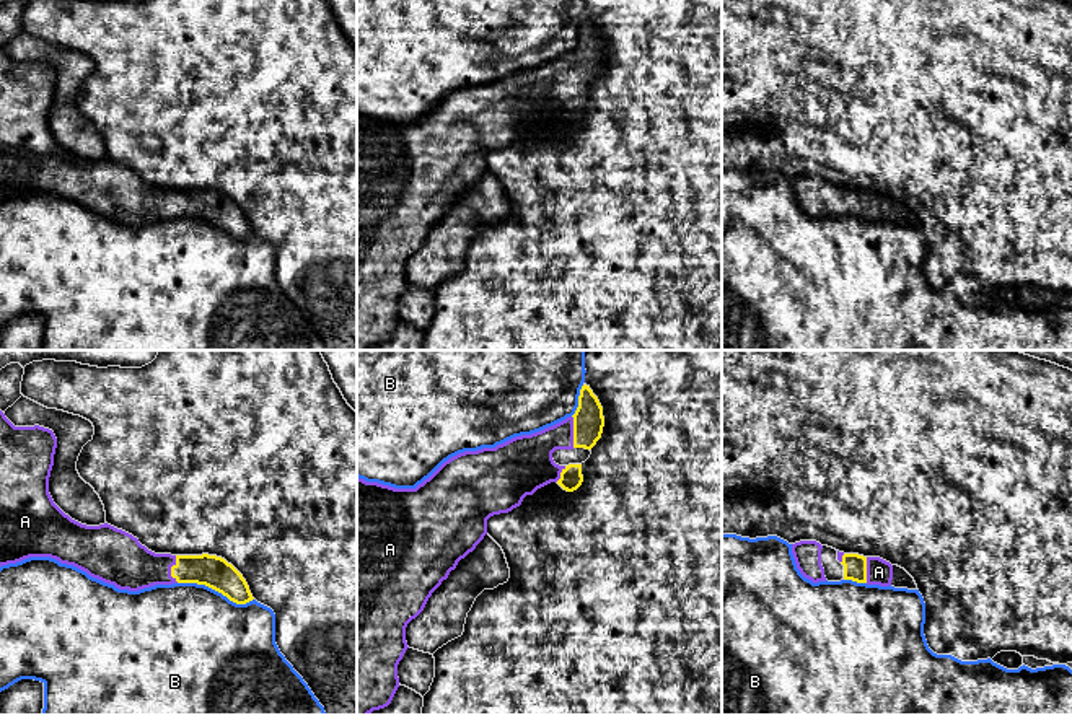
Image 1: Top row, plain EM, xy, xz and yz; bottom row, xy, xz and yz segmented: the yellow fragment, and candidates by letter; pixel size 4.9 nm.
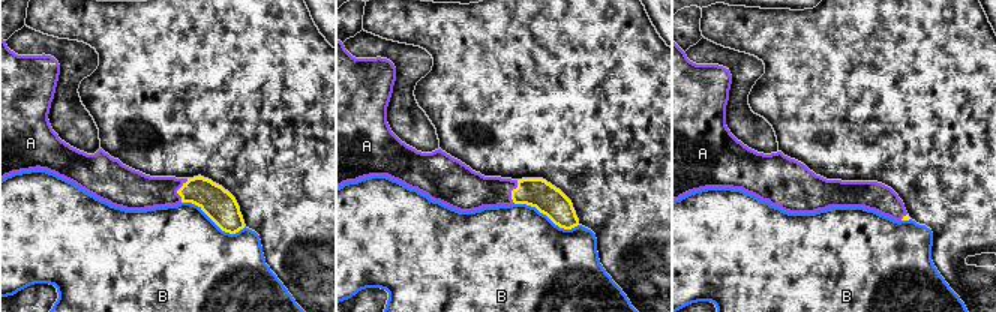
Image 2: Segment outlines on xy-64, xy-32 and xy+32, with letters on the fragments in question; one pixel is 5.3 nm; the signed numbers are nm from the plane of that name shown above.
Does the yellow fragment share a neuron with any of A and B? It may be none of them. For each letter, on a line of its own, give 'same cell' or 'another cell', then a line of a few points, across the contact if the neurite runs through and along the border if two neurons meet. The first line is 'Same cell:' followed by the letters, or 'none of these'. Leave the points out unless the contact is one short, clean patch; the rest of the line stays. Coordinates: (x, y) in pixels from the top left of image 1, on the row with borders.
Same cell: A
A: same cell
B: another cell

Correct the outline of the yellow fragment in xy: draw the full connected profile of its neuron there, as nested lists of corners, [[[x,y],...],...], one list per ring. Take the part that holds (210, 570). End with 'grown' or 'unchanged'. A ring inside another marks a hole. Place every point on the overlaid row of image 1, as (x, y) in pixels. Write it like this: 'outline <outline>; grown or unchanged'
outline [[[0,410],[0,567],[29,557],[51,557],[119,590],[197,583],[236,604],[254,599],[243,575],[222,557],[155,554],[132,534],[108,523],[86,526],[65,515],[49,493],[55,448],[57,438],[52,430],[39,425],[15,427]]]; grown

